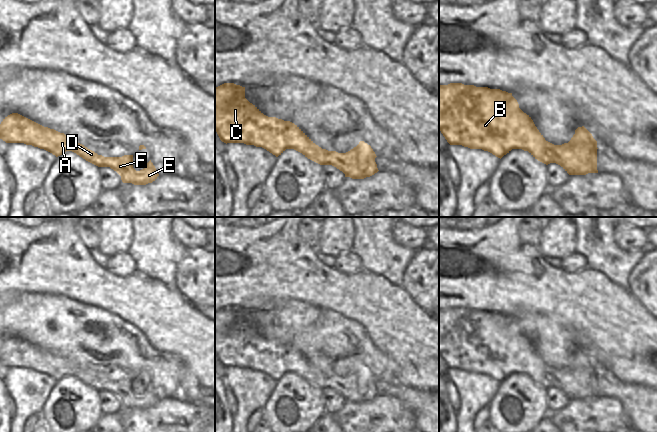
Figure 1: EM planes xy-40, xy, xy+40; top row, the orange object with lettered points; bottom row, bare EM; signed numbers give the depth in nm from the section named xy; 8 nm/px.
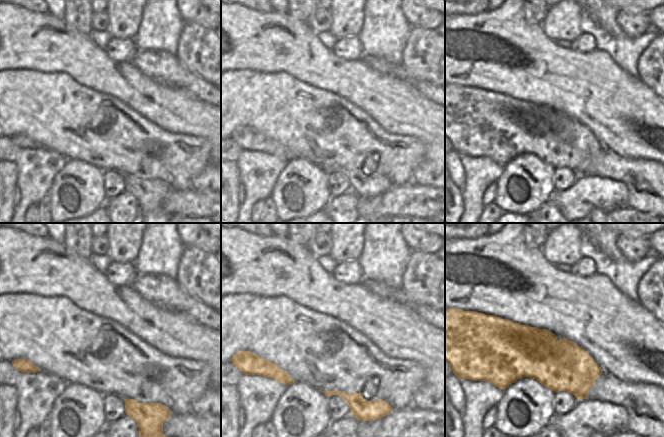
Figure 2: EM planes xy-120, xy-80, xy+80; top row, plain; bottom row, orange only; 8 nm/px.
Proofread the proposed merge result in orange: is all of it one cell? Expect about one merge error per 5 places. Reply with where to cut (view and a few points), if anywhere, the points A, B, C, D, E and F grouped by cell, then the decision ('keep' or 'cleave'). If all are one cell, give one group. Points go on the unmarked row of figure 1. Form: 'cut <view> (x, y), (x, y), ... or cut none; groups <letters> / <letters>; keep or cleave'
cut none; groups A B C D E F; keep

